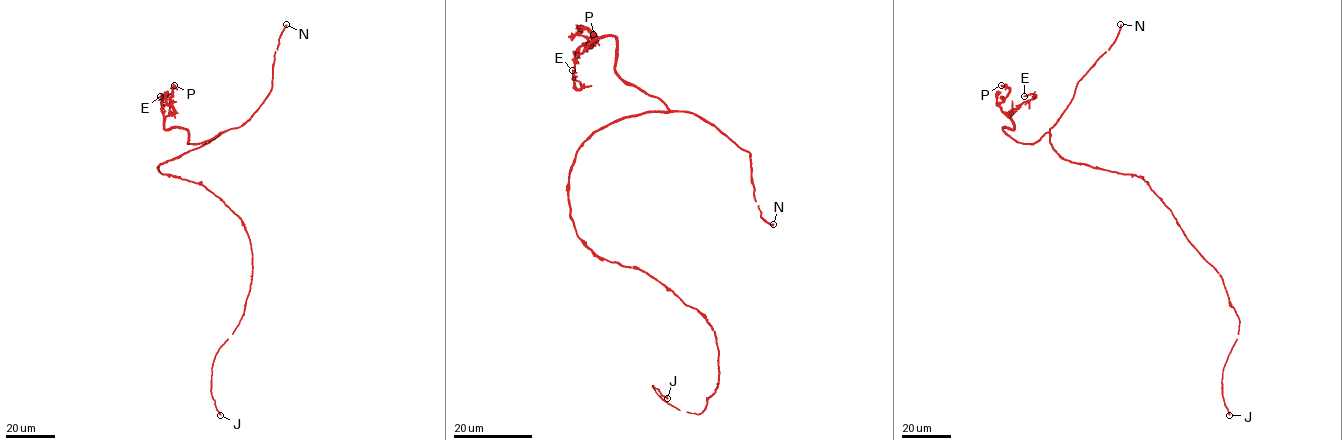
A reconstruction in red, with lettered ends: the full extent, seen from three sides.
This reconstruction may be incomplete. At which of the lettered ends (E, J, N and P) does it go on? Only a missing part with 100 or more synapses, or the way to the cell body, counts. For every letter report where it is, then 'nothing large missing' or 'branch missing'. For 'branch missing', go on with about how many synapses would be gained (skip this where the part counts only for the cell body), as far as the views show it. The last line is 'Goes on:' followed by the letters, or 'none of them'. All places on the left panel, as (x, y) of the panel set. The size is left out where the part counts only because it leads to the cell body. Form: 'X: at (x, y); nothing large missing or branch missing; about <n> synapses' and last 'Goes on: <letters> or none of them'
E: at (160, 96); nothing large missing
J: at (220, 415); nothing large missing
N: at (286, 24); branch missing; about 130 synapses
P: at (174, 85); nothing large missing
Goes on: N

